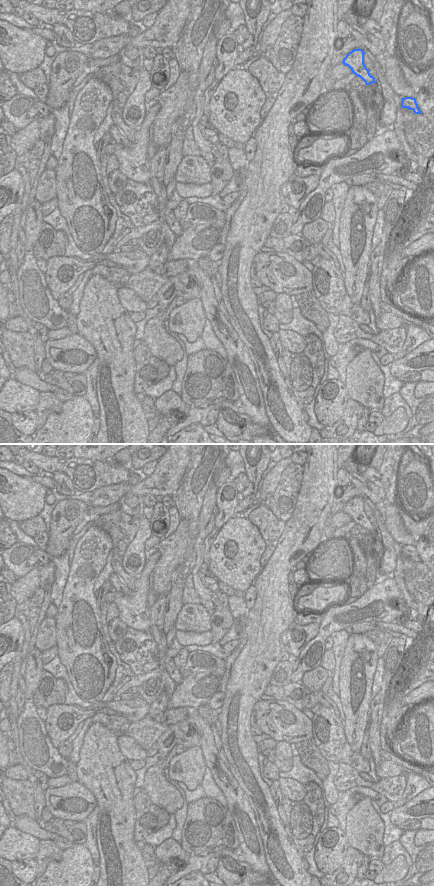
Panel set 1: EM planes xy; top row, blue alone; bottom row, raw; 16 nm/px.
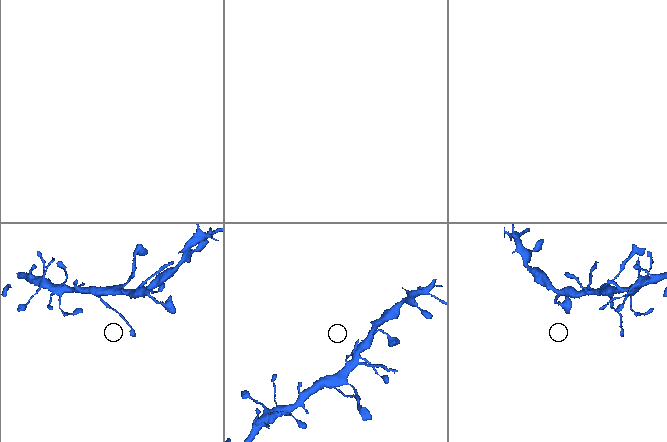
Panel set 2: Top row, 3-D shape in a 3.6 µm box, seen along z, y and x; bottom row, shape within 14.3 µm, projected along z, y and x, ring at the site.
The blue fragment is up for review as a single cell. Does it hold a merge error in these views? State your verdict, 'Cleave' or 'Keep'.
Keep

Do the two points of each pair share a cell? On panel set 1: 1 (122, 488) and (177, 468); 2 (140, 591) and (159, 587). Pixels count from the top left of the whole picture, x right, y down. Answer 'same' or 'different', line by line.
1: same
2: different

